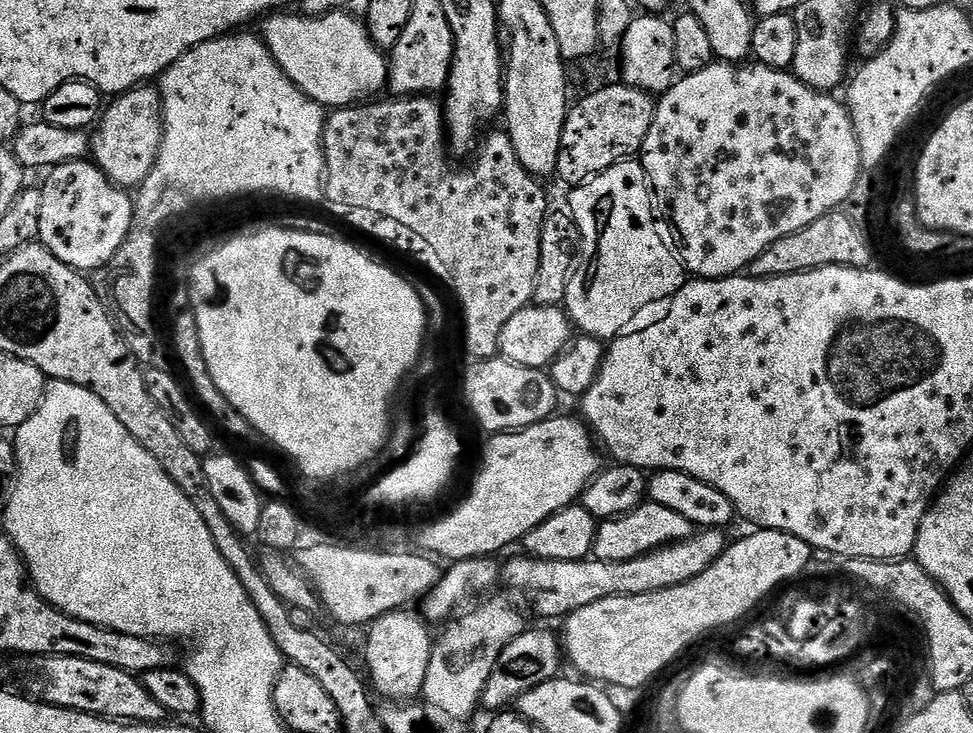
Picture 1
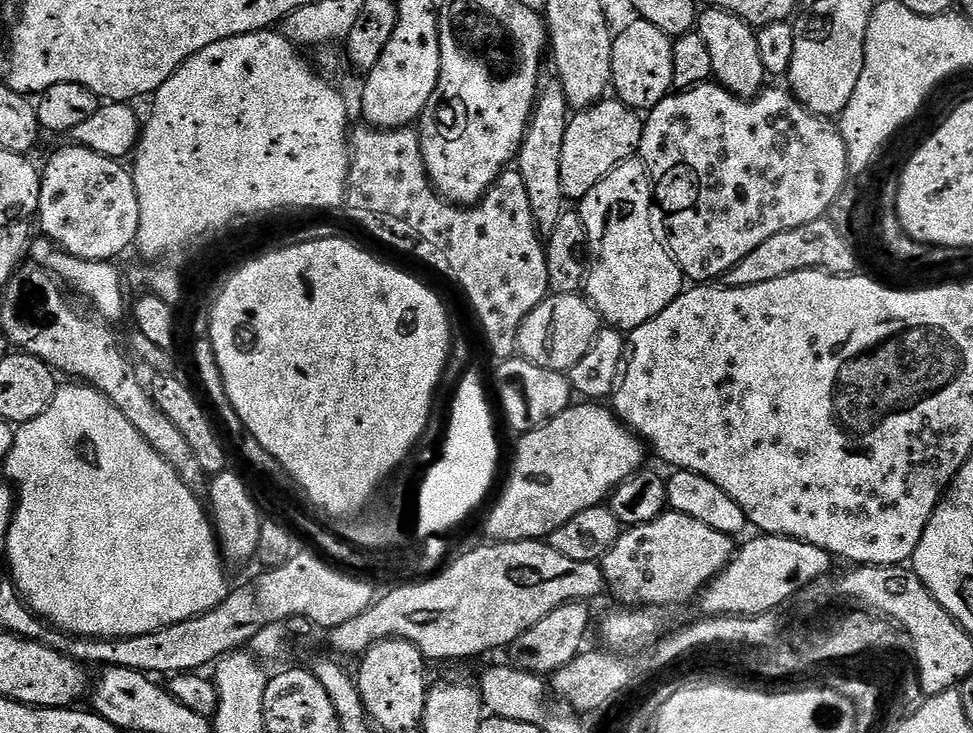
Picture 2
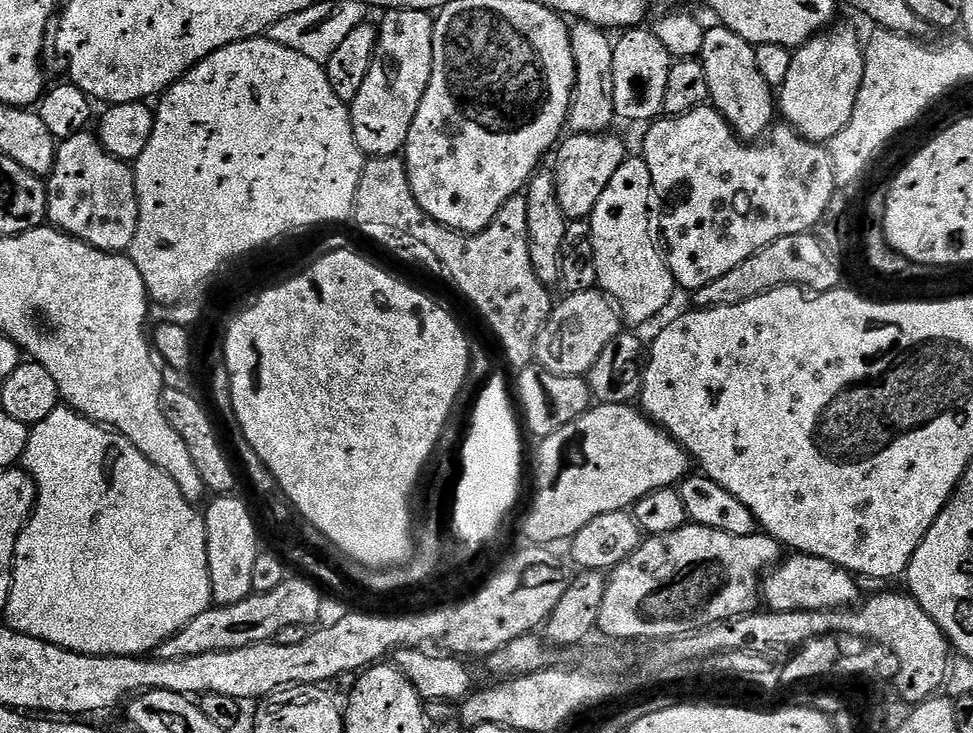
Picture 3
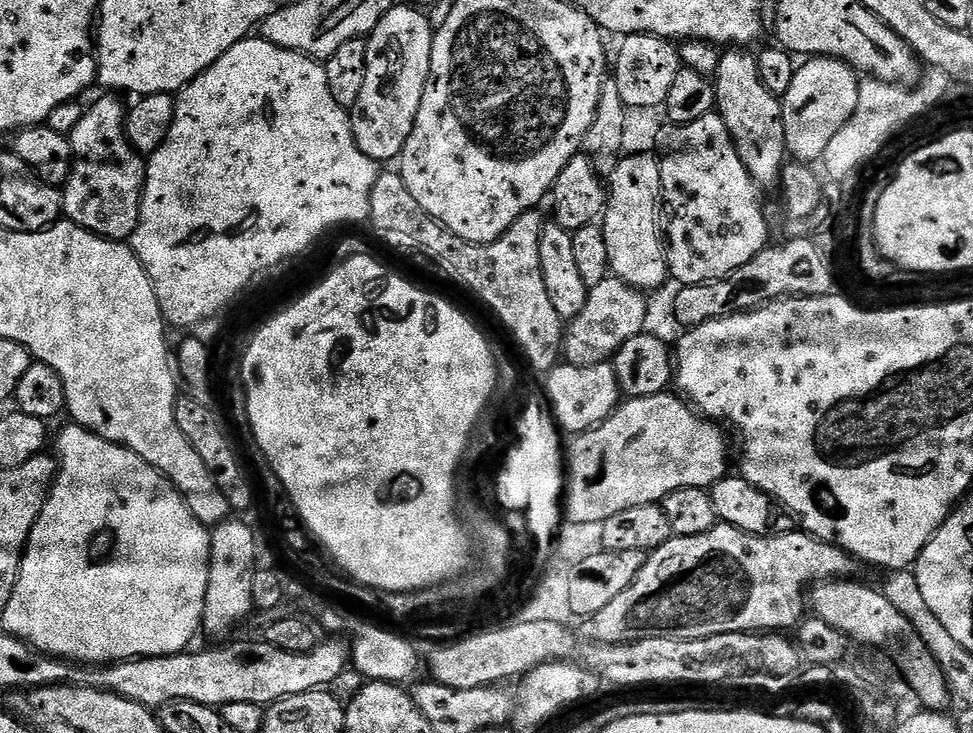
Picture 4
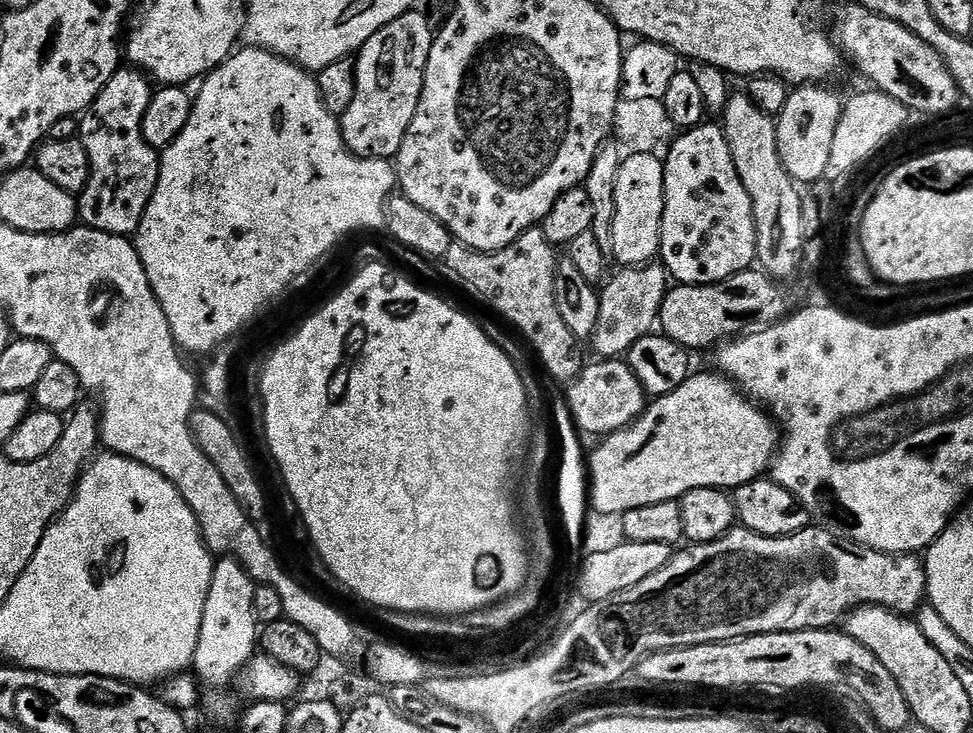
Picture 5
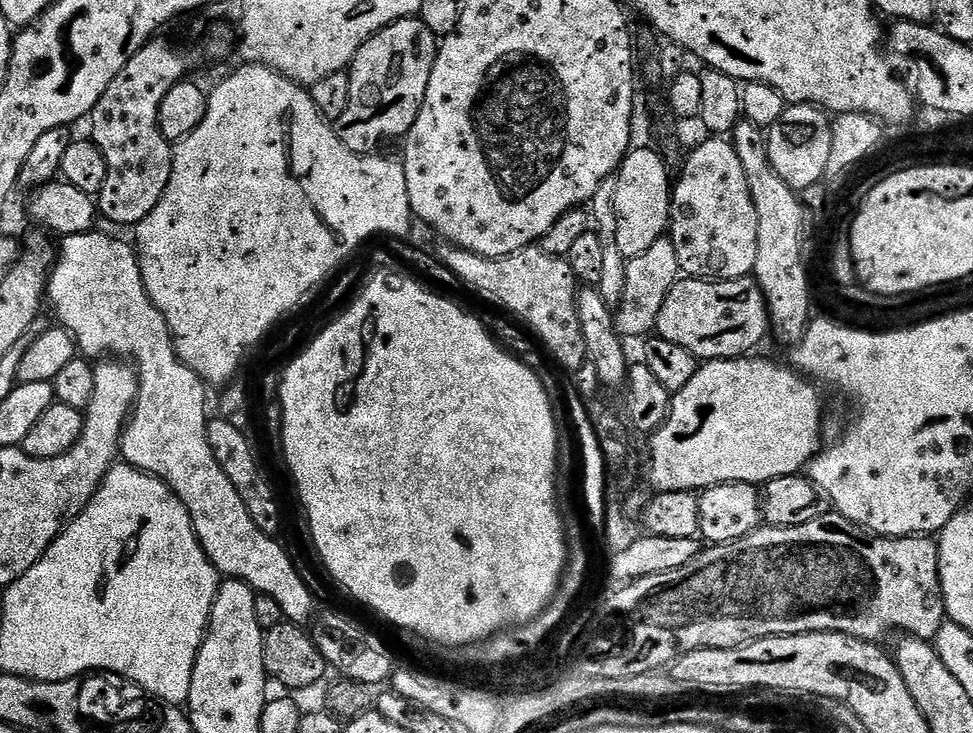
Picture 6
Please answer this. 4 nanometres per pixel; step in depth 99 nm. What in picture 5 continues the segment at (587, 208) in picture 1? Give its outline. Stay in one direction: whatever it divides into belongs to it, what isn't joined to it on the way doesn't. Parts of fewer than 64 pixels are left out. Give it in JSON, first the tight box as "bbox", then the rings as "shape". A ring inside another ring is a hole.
{"bbox":[614,153,664,266],"shape":[[[654,153],[634,154],[620,161],[614,185],[614,260],[620,266],[651,264],[660,254],[664,209],[664,160]]]}

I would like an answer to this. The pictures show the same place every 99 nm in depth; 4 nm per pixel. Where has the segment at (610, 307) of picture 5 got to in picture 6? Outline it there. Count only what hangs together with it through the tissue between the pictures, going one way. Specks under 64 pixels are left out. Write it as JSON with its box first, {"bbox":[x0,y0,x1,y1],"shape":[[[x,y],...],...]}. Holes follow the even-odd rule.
{"bbox":[614,238,681,337],"shape":[[[662,238],[654,242],[650,250],[642,250],[642,254],[628,260],[626,290],[614,312],[616,330],[621,337],[644,335],[647,337],[655,329],[658,314],[662,310],[662,302],[666,302],[666,294],[670,294],[670,290],[676,285],[676,281],[681,279],[681,276],[678,253],[671,238]]]}

